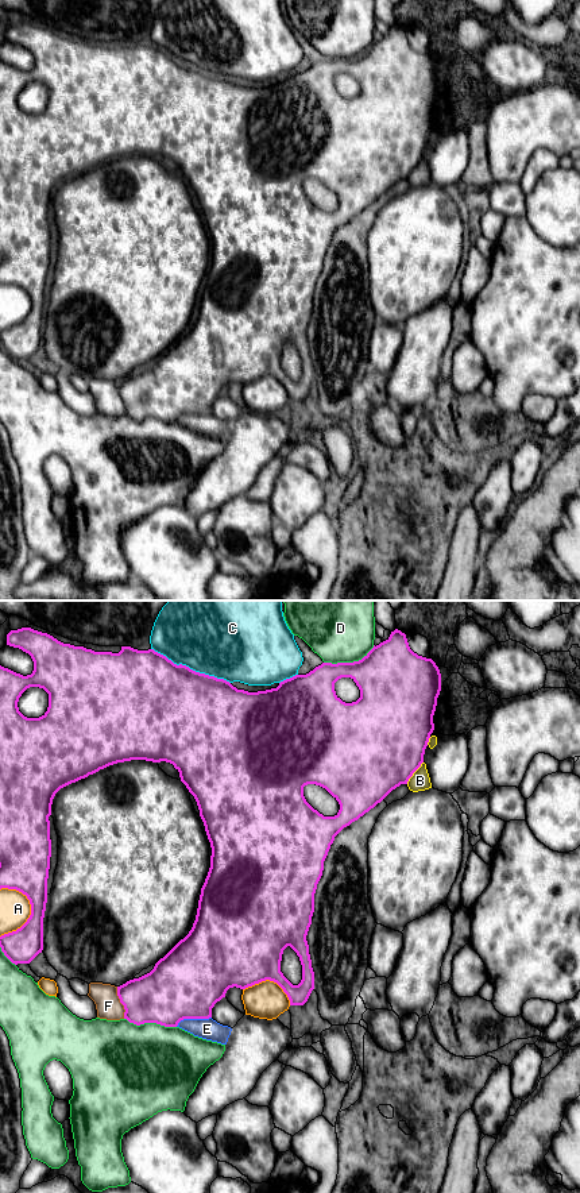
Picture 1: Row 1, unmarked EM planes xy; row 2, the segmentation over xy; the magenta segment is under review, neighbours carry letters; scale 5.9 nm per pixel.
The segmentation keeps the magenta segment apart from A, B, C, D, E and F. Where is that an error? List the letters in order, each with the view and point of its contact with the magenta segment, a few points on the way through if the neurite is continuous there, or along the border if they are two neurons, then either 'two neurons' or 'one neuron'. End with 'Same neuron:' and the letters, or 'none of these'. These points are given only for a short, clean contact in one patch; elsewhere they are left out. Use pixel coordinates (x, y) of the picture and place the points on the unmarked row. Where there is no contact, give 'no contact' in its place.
A: meets magenta in xy at (30, 312); two neurons
B: meets magenta in xy at (414, 166); two neurons
C: meets magenta in xy at (189, 64); two neurons
D: meets magenta in xy at (348, 58); two neurons
E: meets magenta in xy at (193, 413); border along xy (211, 412), (184, 413), (176, 421); two neurons
F: meets magenta in xy at (120, 397); two neurons
Same neuron: none of these

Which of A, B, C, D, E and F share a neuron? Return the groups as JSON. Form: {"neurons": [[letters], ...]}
{"neurons": [["A"], ["B"], ["C", "E", "F"], ["D"]]}

